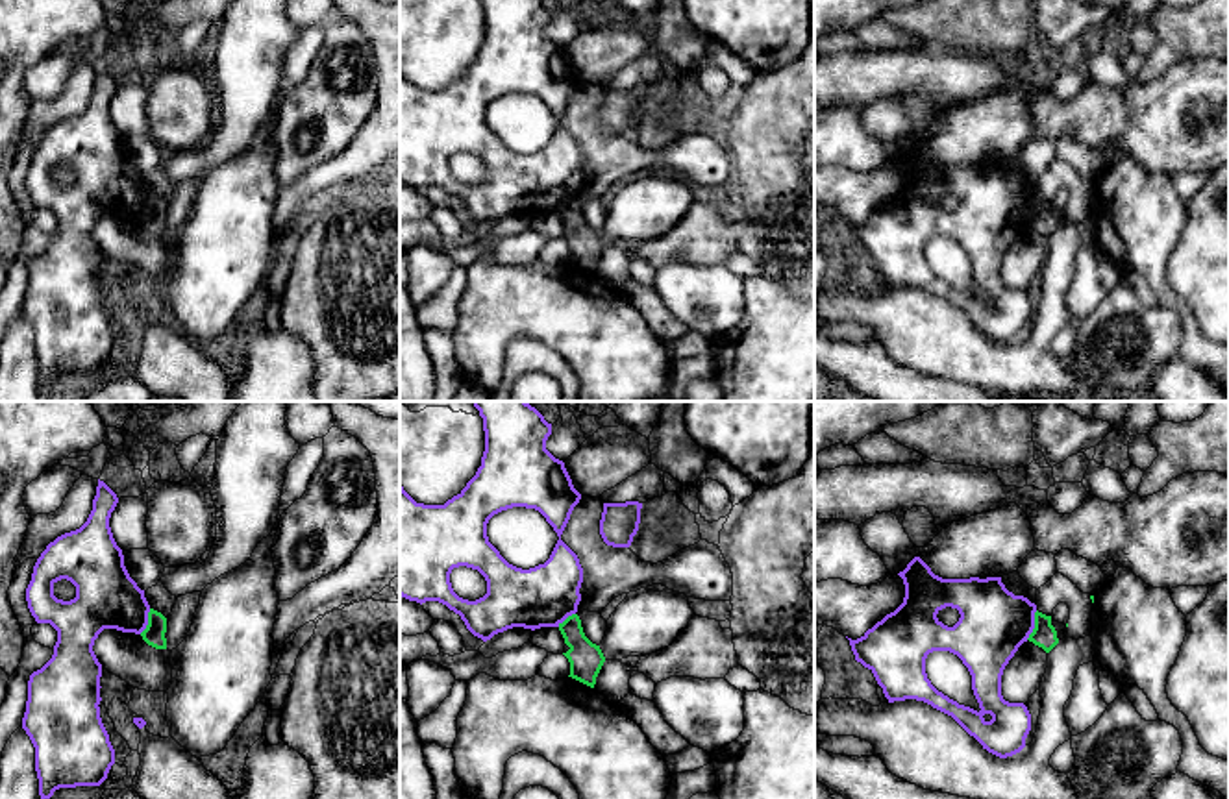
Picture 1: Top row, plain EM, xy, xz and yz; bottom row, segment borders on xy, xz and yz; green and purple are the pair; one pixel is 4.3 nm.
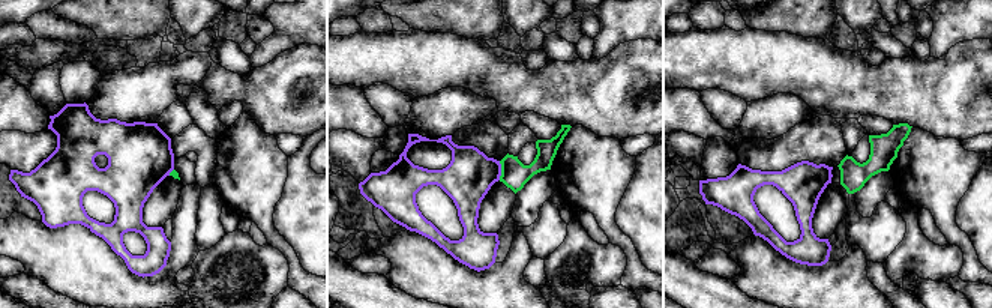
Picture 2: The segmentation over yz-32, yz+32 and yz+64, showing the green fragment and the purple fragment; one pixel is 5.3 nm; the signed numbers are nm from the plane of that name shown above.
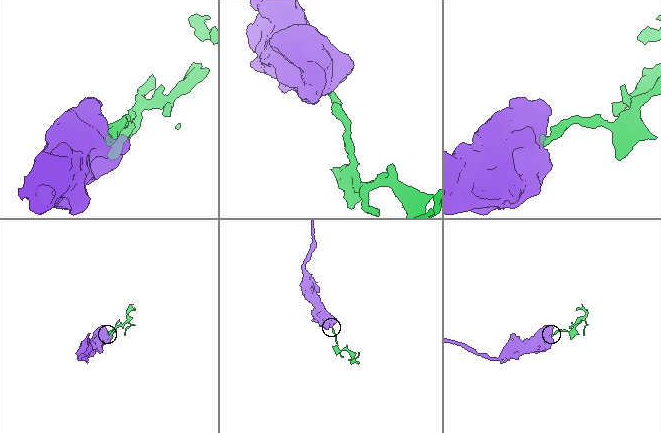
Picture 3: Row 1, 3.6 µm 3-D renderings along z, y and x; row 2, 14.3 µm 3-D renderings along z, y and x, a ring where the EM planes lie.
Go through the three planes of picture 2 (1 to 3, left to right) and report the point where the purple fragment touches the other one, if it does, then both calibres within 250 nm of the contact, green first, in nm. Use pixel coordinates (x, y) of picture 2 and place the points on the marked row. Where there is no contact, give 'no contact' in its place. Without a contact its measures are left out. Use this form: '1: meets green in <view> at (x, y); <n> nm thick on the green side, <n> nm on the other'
1: meets green in yz-32 at (171, 172); 40 nm thick on the green side, 340 nm on the other
2: meets green in yz+32 at (502, 170); 150 nm thick on the green side, 260 nm on the other
3: no contact

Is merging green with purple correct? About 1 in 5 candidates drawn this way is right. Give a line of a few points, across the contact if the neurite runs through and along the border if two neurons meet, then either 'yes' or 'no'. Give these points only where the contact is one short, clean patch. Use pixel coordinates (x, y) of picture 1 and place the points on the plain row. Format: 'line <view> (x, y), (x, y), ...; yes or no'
line yz (1037, 196), (1033, 217), (1026, 224); no

